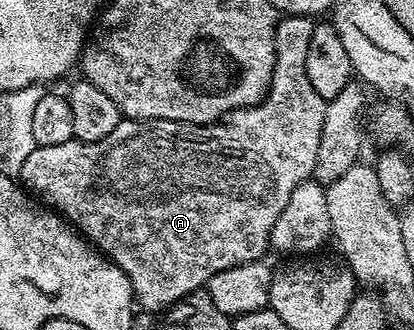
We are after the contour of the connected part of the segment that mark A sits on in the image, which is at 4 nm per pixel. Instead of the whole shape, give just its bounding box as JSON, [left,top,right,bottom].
[18,16,327,311]

